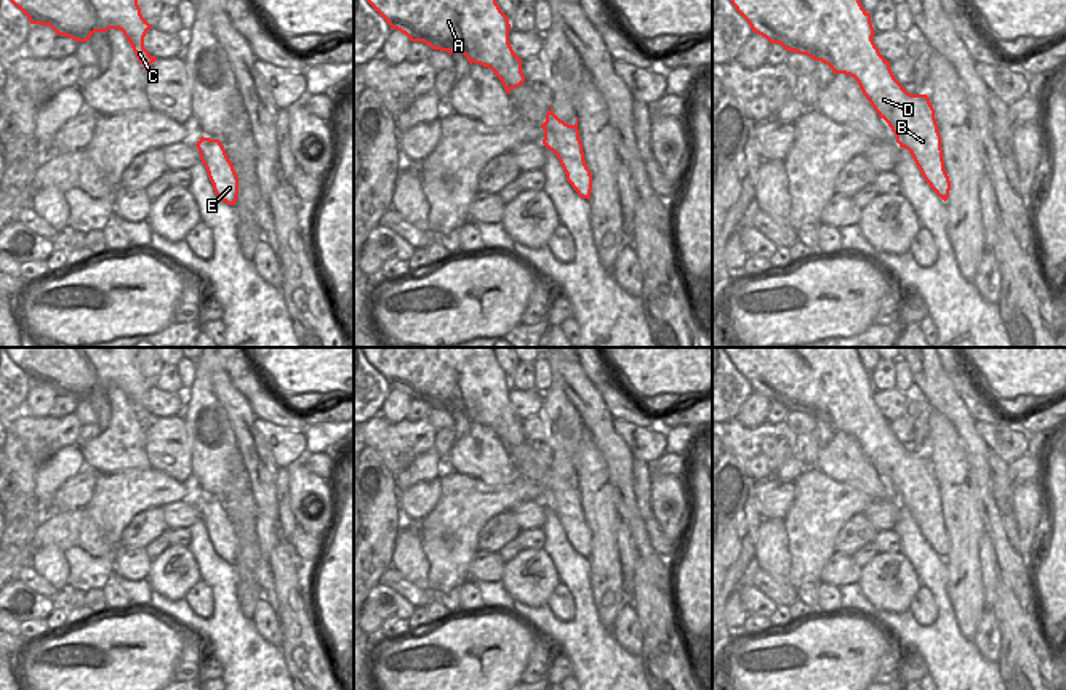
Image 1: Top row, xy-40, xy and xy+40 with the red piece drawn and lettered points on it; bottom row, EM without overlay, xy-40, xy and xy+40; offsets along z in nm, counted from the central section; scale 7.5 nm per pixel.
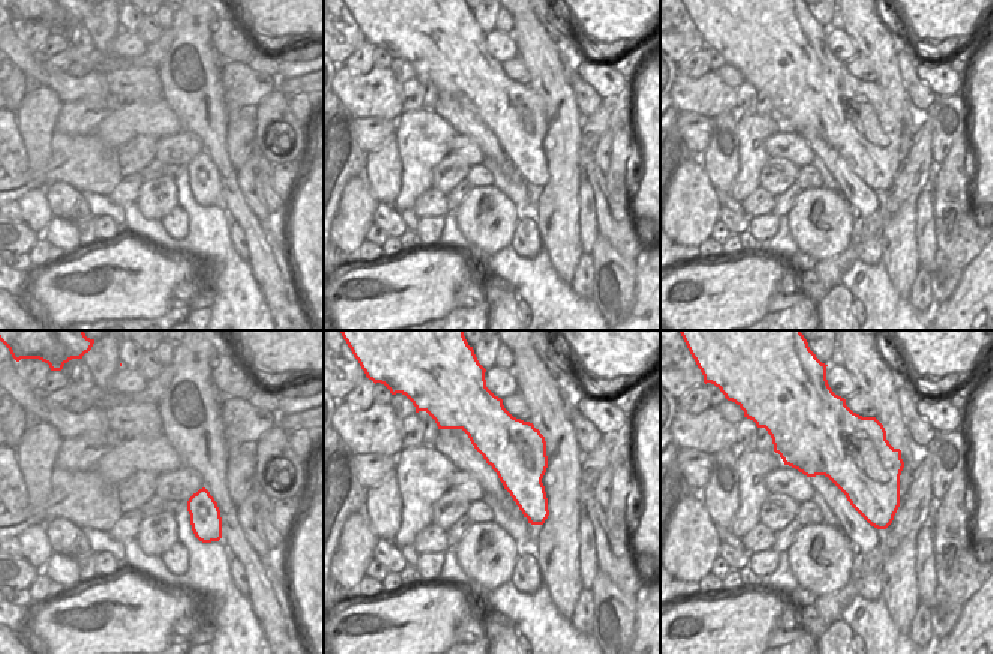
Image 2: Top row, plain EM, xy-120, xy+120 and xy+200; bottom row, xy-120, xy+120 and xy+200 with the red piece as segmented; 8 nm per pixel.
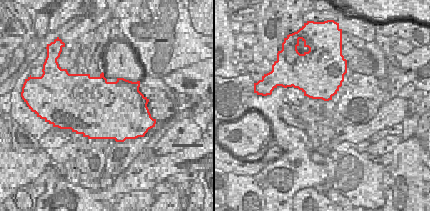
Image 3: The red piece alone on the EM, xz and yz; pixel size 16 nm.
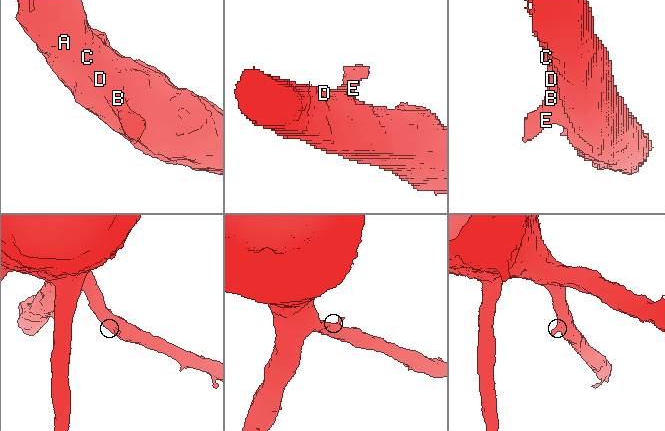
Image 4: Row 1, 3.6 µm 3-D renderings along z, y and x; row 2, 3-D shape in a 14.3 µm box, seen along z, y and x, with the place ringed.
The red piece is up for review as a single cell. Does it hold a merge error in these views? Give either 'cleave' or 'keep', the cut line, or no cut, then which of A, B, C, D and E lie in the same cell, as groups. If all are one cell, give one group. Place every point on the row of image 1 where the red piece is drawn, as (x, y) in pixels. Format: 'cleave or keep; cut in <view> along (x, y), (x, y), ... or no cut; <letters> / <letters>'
keep; no cut; A B C D E

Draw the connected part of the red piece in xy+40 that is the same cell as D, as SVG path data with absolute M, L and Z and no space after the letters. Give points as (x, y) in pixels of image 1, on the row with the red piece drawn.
M730 0L752 32L784 50L853 77L874 110L911 152L924 179L944 202L951 181L941 134L927 94L911 94L876 46L871 14L860 0Z

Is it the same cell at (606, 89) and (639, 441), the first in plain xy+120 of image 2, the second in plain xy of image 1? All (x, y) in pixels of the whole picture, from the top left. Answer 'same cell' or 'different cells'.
same cell

